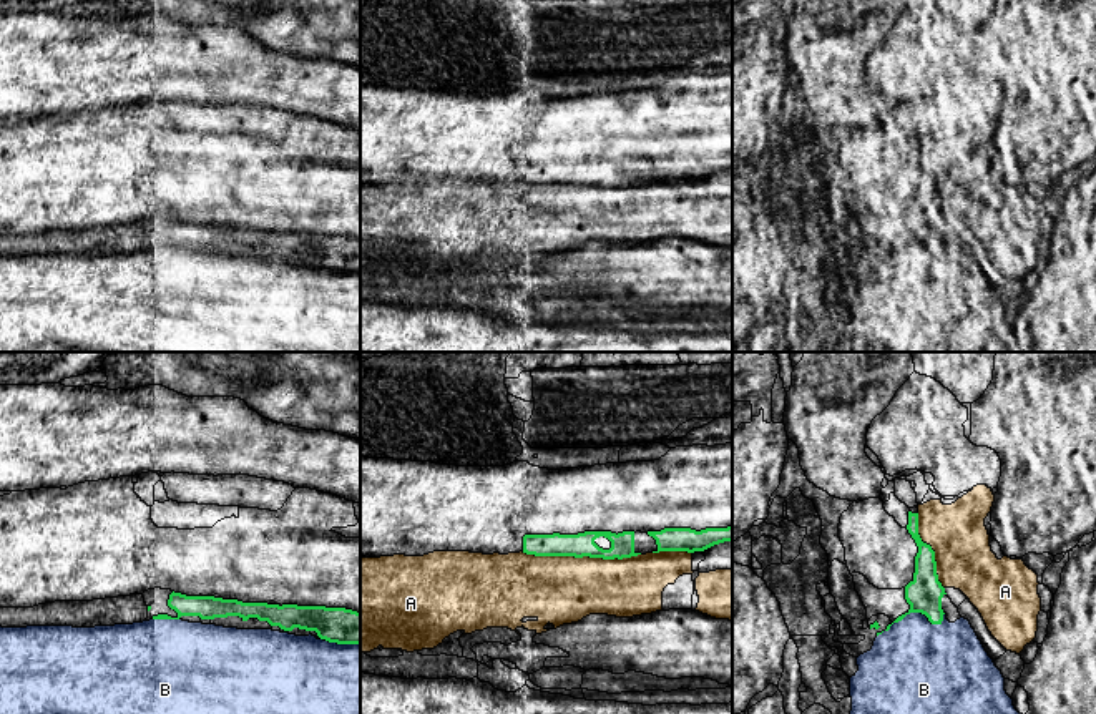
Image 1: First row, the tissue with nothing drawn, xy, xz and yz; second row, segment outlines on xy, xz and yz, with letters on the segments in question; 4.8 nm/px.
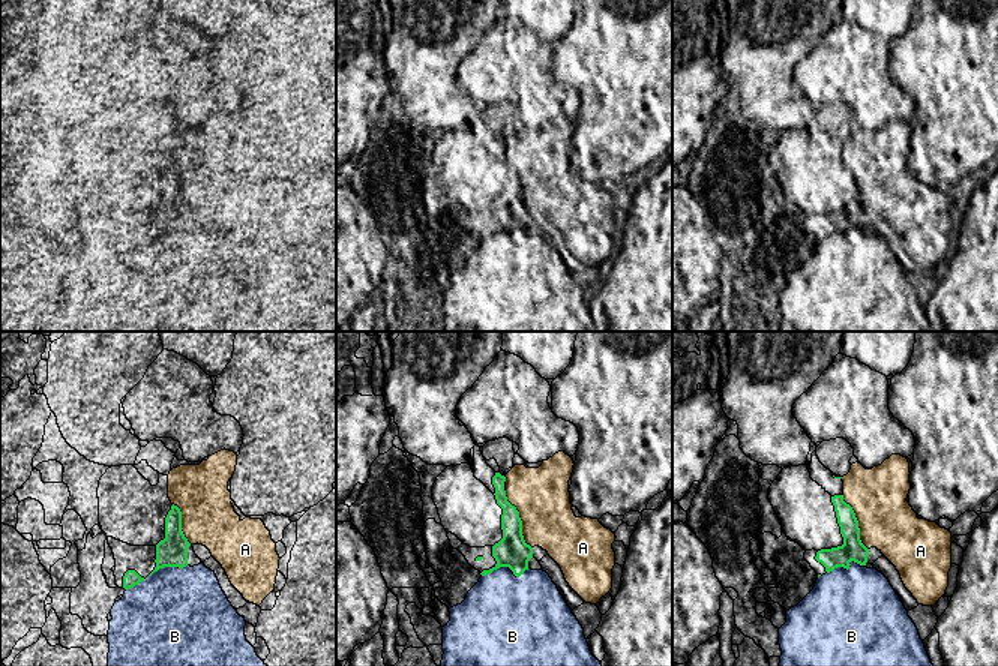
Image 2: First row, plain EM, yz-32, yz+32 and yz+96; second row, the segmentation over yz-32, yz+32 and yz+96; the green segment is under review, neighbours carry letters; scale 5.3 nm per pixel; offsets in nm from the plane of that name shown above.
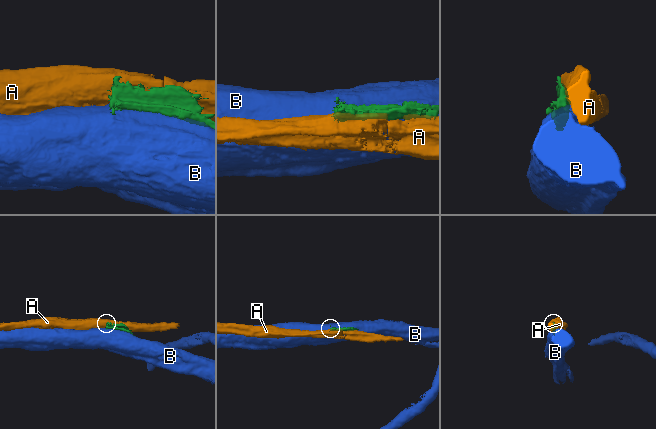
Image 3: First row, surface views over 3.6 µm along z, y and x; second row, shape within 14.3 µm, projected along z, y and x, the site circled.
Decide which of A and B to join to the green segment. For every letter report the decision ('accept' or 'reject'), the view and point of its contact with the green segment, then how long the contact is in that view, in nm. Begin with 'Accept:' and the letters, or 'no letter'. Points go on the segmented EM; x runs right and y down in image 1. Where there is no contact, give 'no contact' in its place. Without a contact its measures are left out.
Accept: no letter
A: reject; contact xz (582, 557); length 600 nm
B: reject; contact yz (912, 611); length 340 nm

